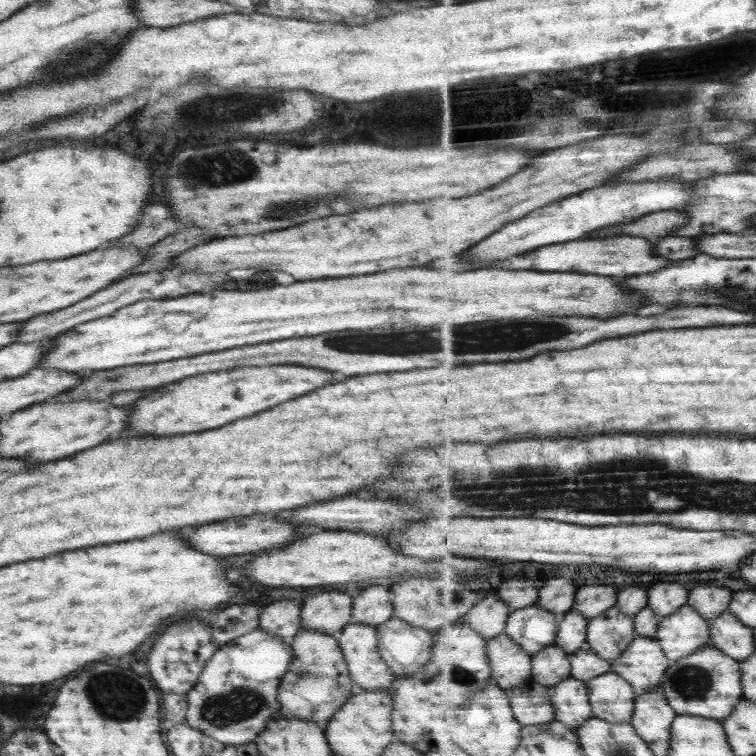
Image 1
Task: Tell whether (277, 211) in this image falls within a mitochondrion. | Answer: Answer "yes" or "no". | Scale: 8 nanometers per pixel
yes

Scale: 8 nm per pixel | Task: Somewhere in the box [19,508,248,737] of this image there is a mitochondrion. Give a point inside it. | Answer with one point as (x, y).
(104, 697)

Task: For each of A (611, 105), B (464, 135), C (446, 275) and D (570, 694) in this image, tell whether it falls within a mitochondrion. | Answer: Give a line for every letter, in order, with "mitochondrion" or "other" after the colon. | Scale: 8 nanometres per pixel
A: mitochondrion
B: other
C: other
D: other

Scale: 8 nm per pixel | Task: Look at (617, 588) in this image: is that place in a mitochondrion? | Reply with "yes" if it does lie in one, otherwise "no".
no

